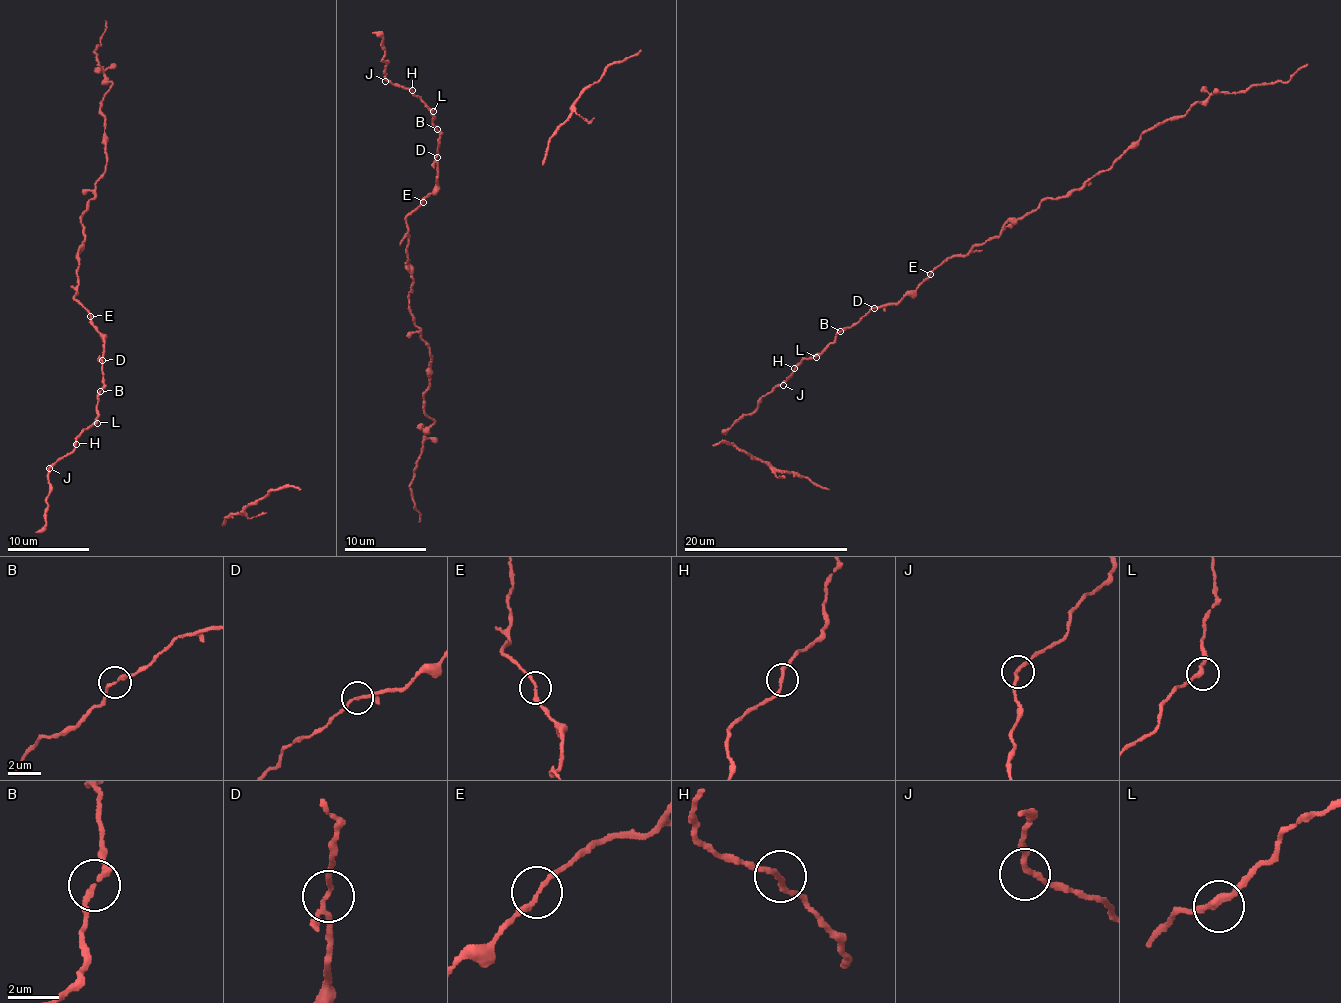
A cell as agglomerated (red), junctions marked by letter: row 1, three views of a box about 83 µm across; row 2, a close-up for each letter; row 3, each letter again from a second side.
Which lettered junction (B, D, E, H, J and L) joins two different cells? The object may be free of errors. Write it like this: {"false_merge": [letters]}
{"false_merge": []}

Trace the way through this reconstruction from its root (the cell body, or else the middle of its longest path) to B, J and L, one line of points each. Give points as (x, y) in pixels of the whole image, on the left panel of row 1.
B: (79, 304), (102, 336), (104, 349), (100, 357), (103, 383), (100, 391)
J: (79, 304), (102, 336), (104, 349), (100, 357), (103, 383), (97, 418), (81, 434), (71, 452), (49, 468)
L: (79, 304), (102, 336), (104, 349), (100, 357), (103, 383), (97, 403), (97, 423)

